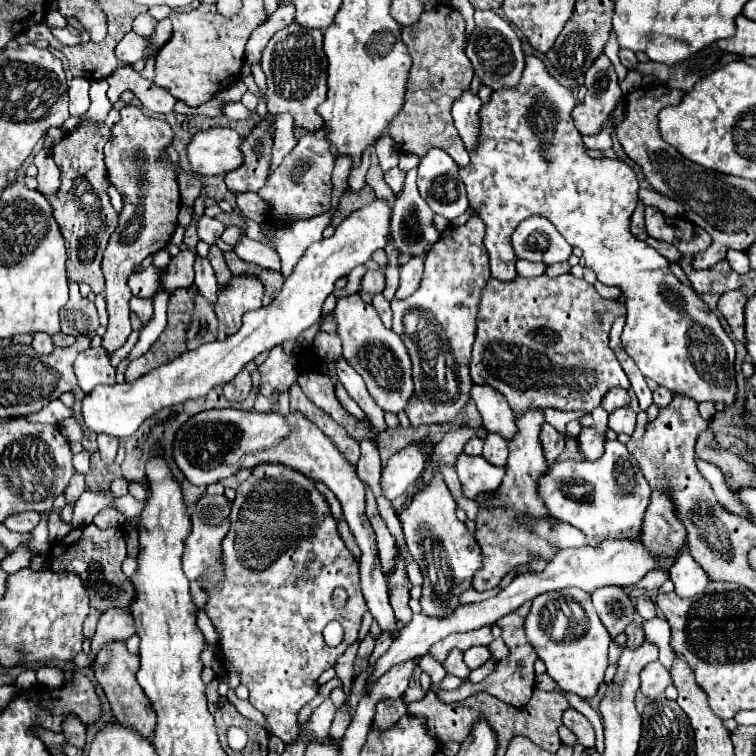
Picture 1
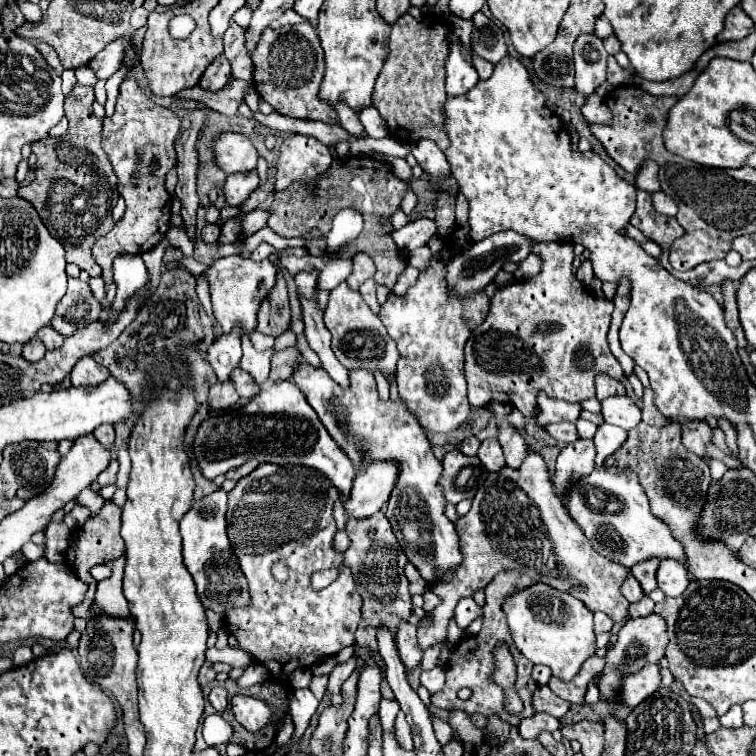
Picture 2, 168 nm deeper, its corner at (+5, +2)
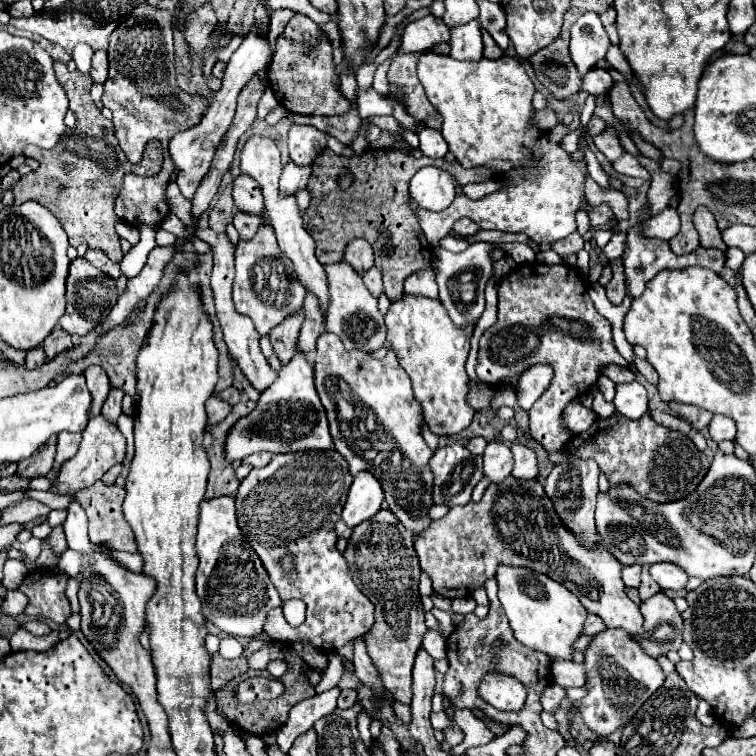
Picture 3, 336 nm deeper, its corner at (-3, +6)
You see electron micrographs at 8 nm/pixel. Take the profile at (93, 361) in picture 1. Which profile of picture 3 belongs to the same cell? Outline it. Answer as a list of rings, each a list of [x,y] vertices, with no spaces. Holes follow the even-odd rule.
[[[86,368],[84,372],[84,378],[86,378],[86,384],[88,384],[88,390],[92,392],[92,414],[100,414],[100,408],[110,392],[110,380],[106,376],[106,372],[102,372],[102,368]]]

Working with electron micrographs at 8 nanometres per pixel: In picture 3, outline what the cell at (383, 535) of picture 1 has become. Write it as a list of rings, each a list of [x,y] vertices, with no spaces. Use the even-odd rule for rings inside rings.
[[[380,510],[374,518],[354,528],[344,558],[356,586],[376,604],[374,626],[364,636],[368,656],[378,668],[382,682],[390,690],[392,698],[396,702],[410,704],[412,664],[426,632],[424,608],[418,594],[418,578],[422,570],[414,552],[412,532],[402,528],[390,510]]]

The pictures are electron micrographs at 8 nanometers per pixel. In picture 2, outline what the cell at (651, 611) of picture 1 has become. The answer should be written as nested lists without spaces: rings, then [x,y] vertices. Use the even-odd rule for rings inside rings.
[[[632,574],[624,580],[624,584],[622,584],[620,590],[622,590],[622,594],[624,594],[624,598],[626,598],[628,602],[638,602],[638,600],[644,596],[644,592],[642,592],[638,580],[634,580]]]

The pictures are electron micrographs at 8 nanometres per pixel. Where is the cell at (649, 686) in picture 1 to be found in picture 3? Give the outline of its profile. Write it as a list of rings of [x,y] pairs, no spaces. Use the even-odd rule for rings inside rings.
[[[606,628],[594,636],[594,642],[586,648],[584,666],[588,696],[578,700],[578,712],[582,714],[586,726],[598,734],[598,738],[608,738],[616,728],[626,726],[634,712],[638,712],[638,708],[666,680],[658,660],[644,654],[644,650],[620,628]]]

